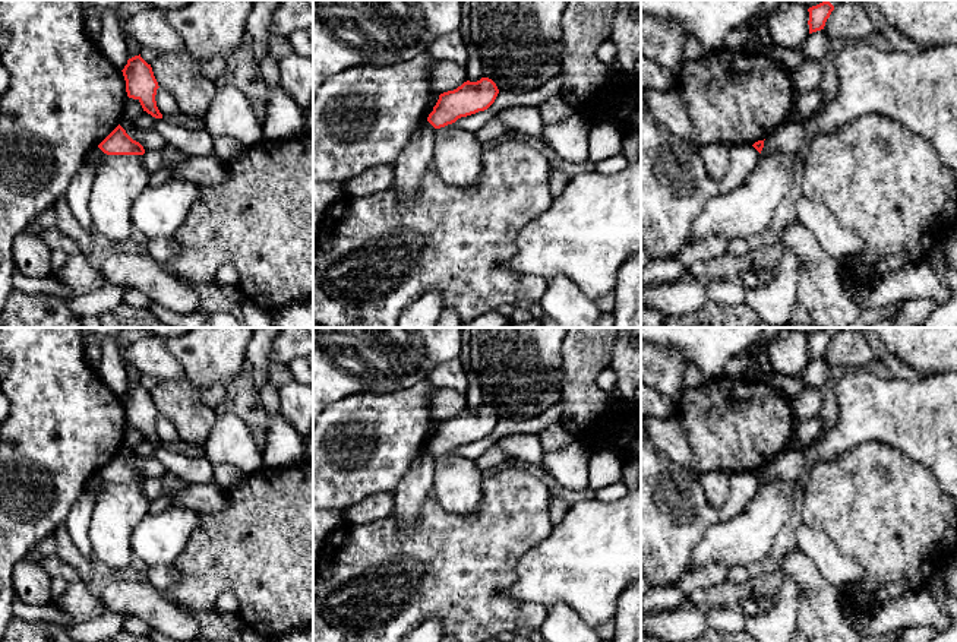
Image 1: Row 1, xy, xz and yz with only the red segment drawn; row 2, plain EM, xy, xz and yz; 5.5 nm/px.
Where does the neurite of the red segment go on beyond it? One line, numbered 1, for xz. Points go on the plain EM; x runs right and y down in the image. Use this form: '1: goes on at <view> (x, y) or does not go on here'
1: does not go on here

